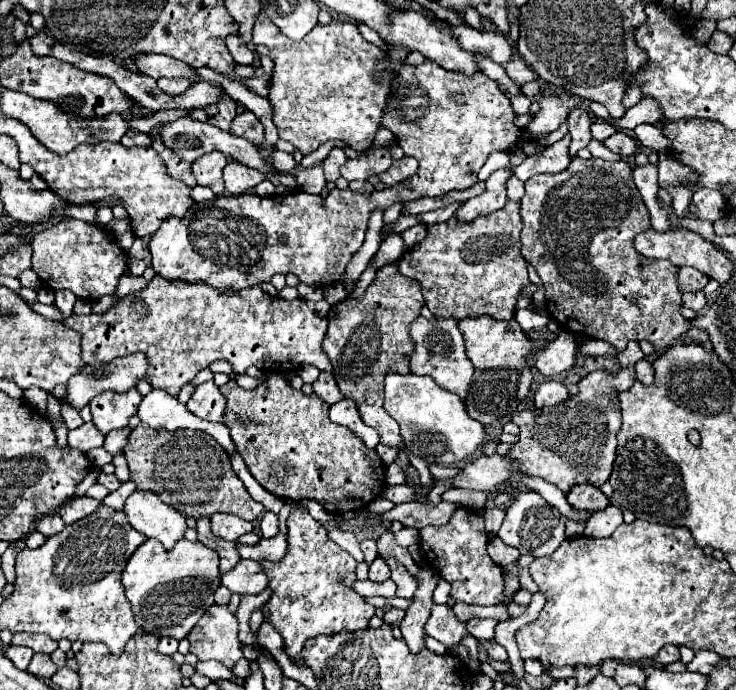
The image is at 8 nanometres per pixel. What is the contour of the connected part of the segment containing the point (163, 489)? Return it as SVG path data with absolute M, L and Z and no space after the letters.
M139 423L129 435L123 455L129 463L131 481L137 485L137 491L153 491L161 501L185 517L201 519L211 517L213 513L231 513L245 521L255 521L265 511L261 503L251 499L243 481L233 473L229 455L223 447L200 430L159 433L149 425Z

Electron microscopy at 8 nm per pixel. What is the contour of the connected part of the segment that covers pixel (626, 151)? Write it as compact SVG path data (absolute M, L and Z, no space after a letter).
M617 131L615 135L611 135L609 139L605 139L605 145L613 151L613 153L619 153L619 155L623 155L623 157L631 157L631 155L635 155L637 153L637 143L635 143L635 139L633 137L629 137L629 135L625 135L623 131Z

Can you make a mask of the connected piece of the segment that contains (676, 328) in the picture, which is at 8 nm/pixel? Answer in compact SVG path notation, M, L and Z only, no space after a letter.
M575 157L571 161L571 165L557 173L557 175L537 175L531 177L529 181L525 181L525 197L521 199L521 219L523 219L523 231L521 231L521 255L525 257L525 261L529 261L535 271L539 273L543 287L545 287L545 297L547 297L547 311L551 315L551 319L565 331L569 329L569 333L579 335L579 337L589 337L589 339L603 339L607 343L613 343L619 351L625 349L625 345L629 341L641 341L647 339L649 343L655 343L655 351L663 351L669 345L673 345L673 341L677 337L681 337L685 331L691 329L691 321L683 319L683 315L679 313L681 309L681 293L677 289L677 267L671 265L669 261L657 261L657 259L645 259L643 255L639 255L633 249L633 239L637 233L645 231L651 227L651 219L649 211L631 179L631 167L625 161L605 161L605 159L579 159Z

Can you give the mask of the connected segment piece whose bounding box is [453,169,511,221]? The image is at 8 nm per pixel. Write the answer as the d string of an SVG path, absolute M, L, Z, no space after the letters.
M495 171L491 173L491 177L487 179L487 189L479 195L473 197L469 201L465 201L463 205L459 205L457 213L453 215L459 221L473 221L479 215L489 215L493 211L503 209L507 195L505 195L505 181L511 177L511 171Z

